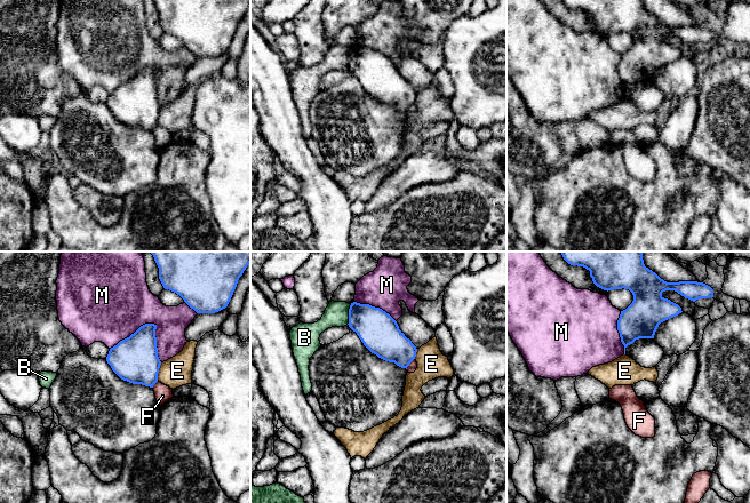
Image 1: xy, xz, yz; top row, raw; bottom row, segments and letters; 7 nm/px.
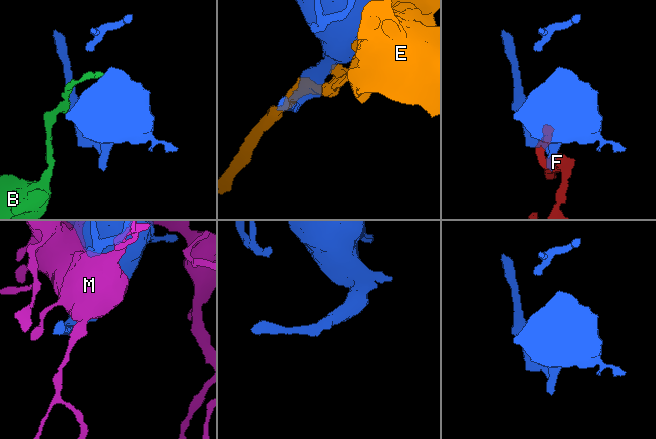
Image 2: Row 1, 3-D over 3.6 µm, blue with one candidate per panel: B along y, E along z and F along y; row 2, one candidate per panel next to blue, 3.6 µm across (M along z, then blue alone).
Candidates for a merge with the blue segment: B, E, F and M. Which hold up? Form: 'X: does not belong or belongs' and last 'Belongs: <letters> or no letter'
B: does not belong
E: does not belong
F: does not belong
M: does not belong
Belongs: no letter

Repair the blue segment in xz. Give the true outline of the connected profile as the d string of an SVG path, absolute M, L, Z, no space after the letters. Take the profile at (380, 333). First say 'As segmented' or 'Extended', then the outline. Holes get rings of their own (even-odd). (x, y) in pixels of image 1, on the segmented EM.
As segmented. M351 303L349 327L364 345L378 358L406 368L415 359L417 349L385 311L369 304Z

